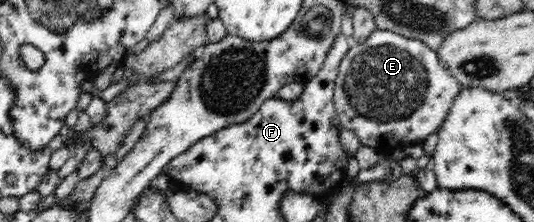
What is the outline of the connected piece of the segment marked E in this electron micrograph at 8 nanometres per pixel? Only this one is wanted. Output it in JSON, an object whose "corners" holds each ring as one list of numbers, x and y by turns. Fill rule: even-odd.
{"corners":[[375,29,361,44,351,47,342,58,335,79,334,107,340,126,352,130,363,145,373,148,387,145,393,149,423,142,427,136,438,132,461,89,462,85,441,64,436,51,426,44,401,36,391,29]]}

